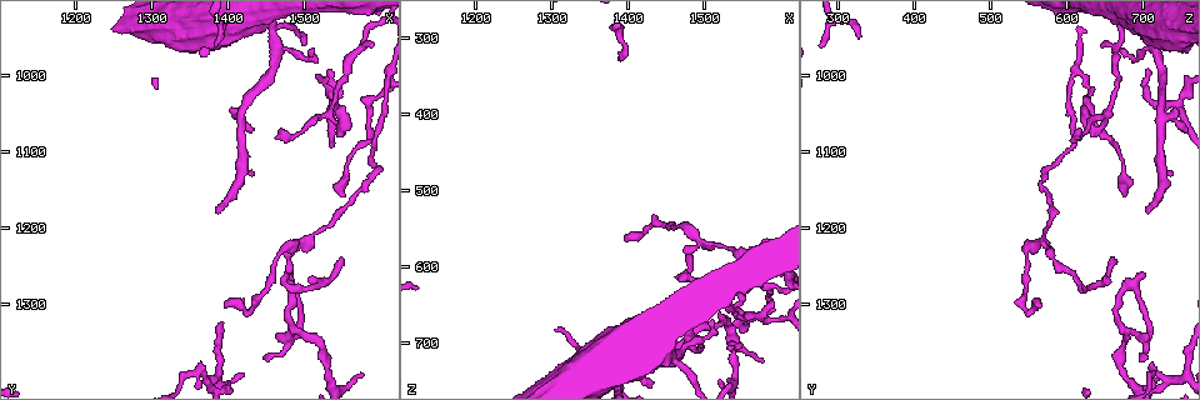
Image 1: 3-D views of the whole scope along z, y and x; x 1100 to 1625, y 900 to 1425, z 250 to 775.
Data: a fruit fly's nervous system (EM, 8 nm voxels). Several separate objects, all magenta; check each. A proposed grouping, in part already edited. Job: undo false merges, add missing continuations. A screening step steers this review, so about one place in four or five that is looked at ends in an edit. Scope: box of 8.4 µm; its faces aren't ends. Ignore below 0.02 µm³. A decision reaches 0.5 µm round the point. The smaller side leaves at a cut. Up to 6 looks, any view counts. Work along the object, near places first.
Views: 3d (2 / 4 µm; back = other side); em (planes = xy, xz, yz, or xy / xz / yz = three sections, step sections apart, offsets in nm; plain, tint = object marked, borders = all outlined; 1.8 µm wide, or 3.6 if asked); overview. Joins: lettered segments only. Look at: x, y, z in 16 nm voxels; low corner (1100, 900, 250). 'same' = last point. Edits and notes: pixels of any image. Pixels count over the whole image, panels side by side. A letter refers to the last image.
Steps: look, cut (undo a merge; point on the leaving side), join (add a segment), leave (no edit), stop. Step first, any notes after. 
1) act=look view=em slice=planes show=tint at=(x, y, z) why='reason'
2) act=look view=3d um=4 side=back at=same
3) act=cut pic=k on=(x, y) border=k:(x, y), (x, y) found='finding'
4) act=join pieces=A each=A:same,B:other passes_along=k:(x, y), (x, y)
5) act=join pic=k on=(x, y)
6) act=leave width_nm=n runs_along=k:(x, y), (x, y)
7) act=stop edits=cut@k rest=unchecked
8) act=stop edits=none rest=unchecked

act=look view=em slice=planes show=tint at=(1390, 1180, 710) why='free end'

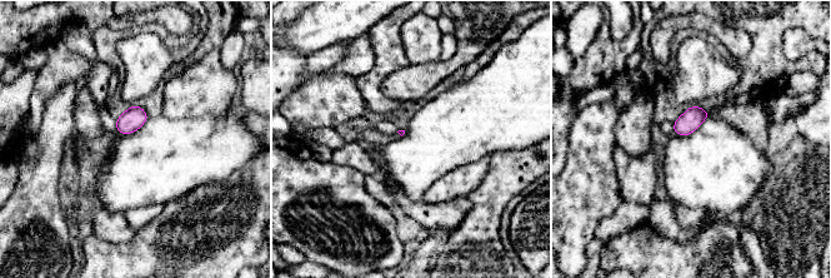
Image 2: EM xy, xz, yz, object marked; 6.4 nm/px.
act=look view=em slice=planes show=borders at=same why='see the neighbours'

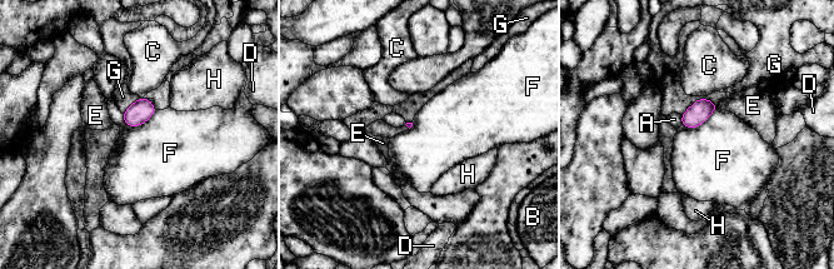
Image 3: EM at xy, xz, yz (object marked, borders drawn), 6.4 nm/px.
act=leave each=A:other,B:other,C:other,D:other,E:other,F:other,G:other,H:other border=3:(156, 110), (138, 125), (121, 116) found='none of them fits'

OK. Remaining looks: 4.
act=look view=3d um=4 at=(1490, 1335, 685) why='touches itself'

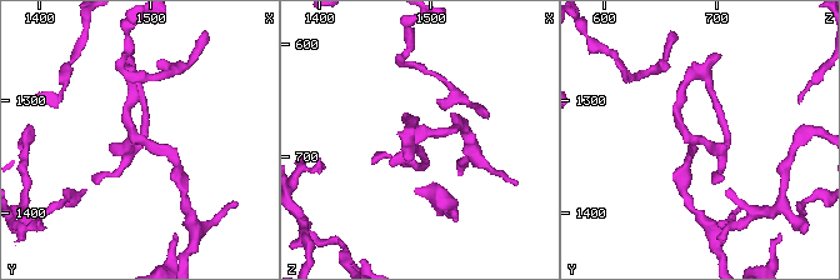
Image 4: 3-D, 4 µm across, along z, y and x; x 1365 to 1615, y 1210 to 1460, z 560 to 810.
act=look view=em slice=xz step=4 show=tint at=(1492, 1334, 680)

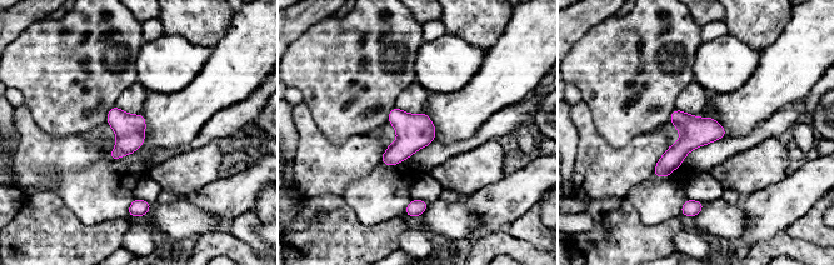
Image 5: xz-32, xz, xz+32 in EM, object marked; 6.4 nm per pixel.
act=look view=em slice=xz step=4 show=borders at=same

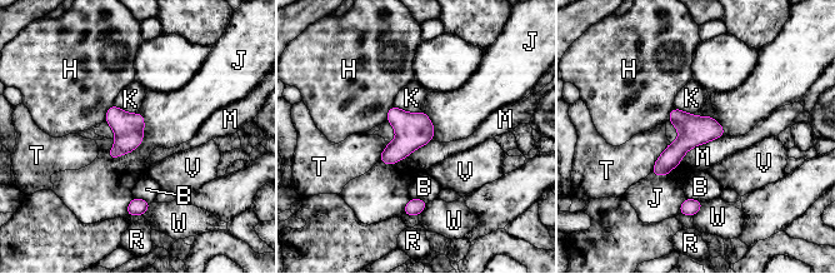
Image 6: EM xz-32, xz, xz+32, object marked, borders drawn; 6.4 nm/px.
act=leave width_nm=190 each=B:other,H:other,J:other,K:other,M:other,R:other,T:other,V:other,W:other border=6:(140, 113), (143, 140), (110, 159) found='one cell here'

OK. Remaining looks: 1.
act=stop edits=none rest=unchecked

